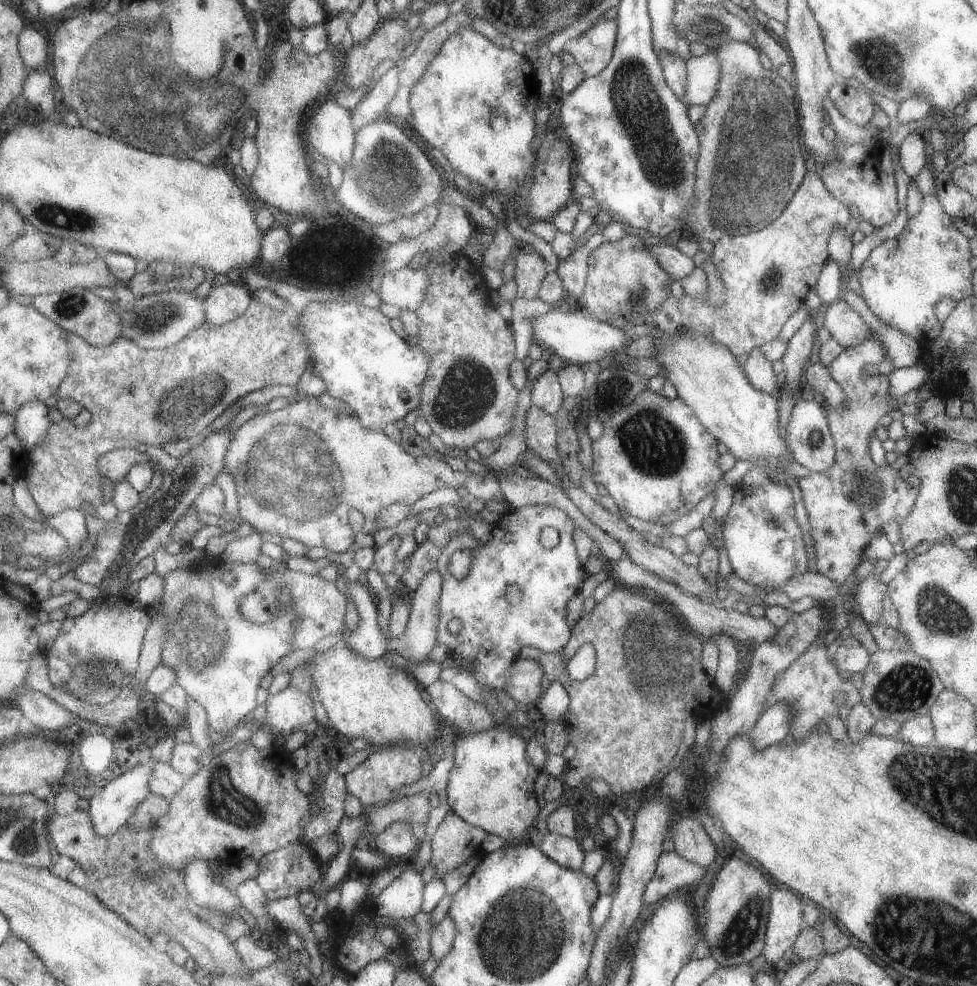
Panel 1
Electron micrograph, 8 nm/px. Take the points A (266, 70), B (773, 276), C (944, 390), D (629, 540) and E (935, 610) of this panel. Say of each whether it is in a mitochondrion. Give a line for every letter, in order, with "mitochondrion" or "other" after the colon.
A: other
B: mitochondrion
C: other
D: other
E: mitochondrion

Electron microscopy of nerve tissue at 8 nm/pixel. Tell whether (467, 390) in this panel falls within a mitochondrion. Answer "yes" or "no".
yes

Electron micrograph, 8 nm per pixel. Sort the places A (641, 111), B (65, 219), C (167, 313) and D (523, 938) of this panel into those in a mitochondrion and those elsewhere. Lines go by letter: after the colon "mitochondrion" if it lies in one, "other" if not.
A: mitochondrion
B: mitochondrion
C: mitochondrion
D: mitochondrion

